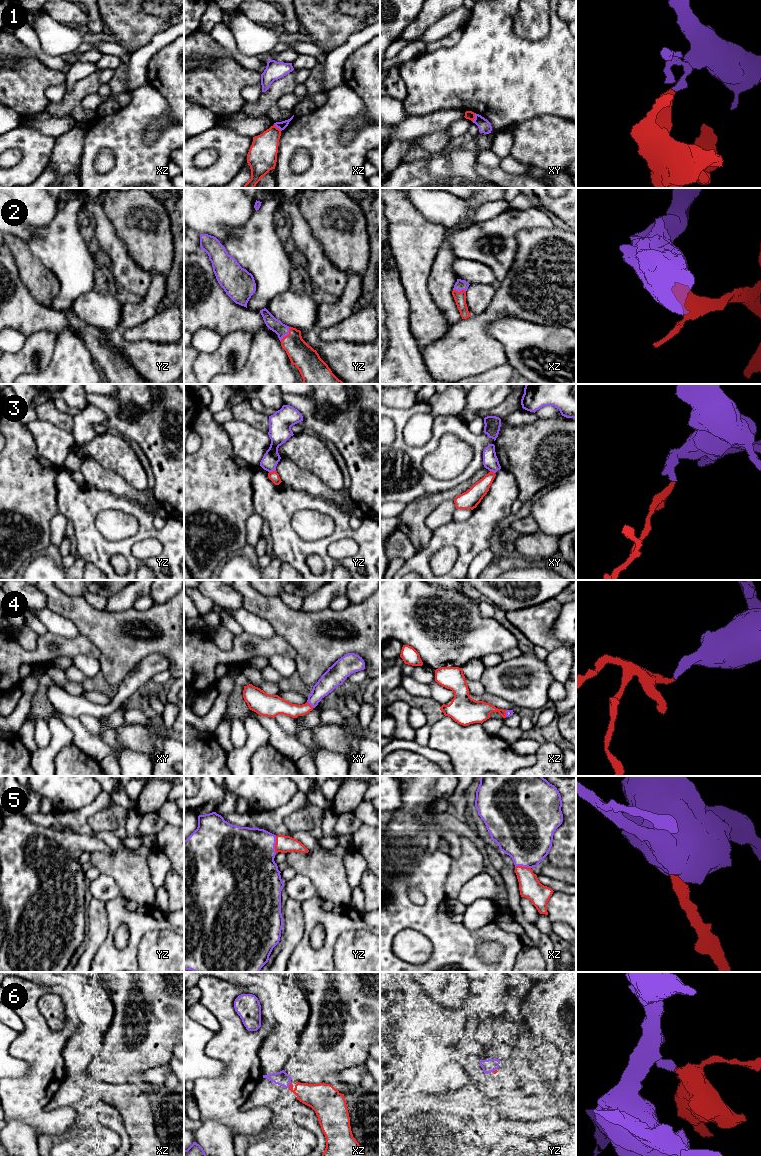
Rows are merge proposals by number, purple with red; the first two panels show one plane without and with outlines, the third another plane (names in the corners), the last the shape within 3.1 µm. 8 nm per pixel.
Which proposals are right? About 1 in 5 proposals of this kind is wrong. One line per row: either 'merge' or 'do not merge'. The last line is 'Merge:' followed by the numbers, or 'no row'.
1: do not merge
2: merge
3: do not merge
4: merge
5: merge
6: merge
Merge: 2, 4, 5, 6

